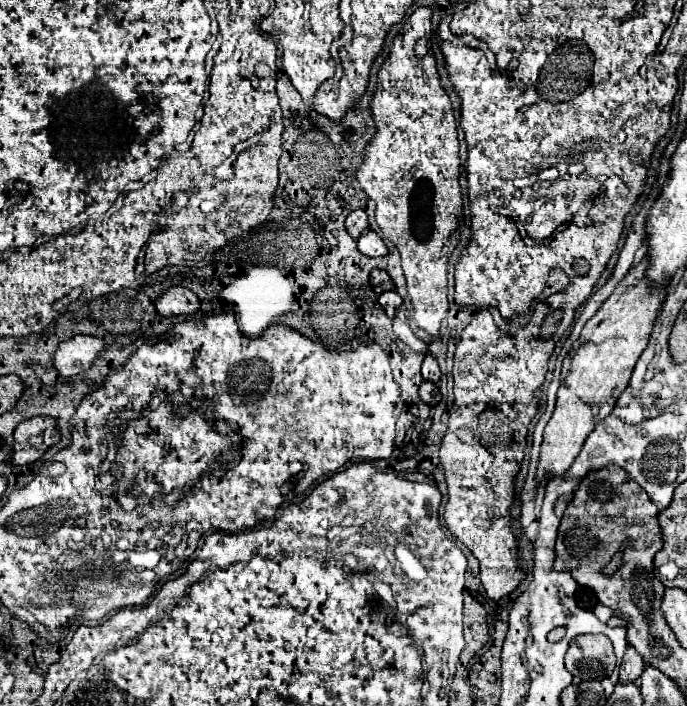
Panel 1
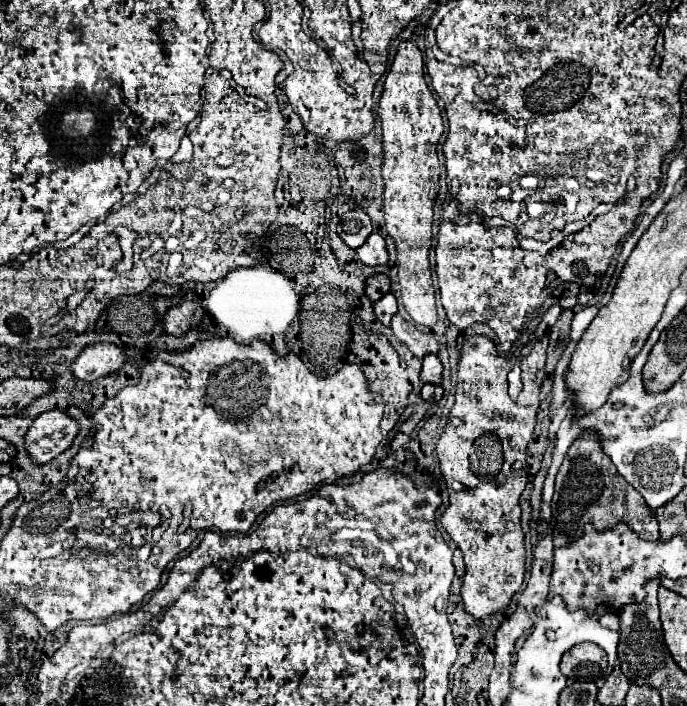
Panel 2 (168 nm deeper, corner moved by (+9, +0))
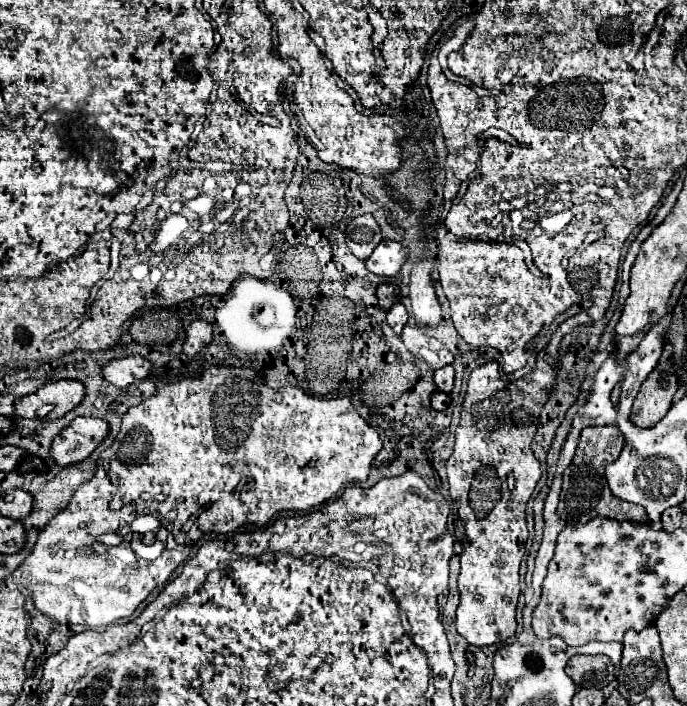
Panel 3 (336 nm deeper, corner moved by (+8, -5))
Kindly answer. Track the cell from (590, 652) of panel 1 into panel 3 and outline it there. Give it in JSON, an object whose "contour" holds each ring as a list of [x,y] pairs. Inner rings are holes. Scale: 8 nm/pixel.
{"contour":[[[574,655],[566,665],[568,677],[578,687],[606,687],[614,679],[614,663],[602,655]]]}

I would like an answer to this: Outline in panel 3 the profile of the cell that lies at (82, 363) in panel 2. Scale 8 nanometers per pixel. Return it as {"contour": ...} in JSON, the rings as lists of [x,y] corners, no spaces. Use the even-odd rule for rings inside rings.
{"contour":[[[140,355],[114,359],[104,365],[104,379],[116,387],[128,387],[136,381],[148,379],[150,375],[152,375],[152,363]]]}

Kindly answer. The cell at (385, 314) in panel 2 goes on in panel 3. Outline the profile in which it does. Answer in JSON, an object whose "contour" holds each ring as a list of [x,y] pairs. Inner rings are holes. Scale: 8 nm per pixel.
{"contour":[[[396,303],[396,305],[388,311],[386,321],[388,321],[388,325],[394,329],[394,333],[400,335],[402,329],[404,329],[404,325],[408,323],[408,311],[406,311],[406,307],[404,307],[402,303]]]}

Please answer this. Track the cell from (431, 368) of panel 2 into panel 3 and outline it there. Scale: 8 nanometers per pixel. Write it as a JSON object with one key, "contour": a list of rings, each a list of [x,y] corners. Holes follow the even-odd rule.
{"contour":[[[448,365],[444,369],[438,369],[436,375],[434,375],[434,381],[438,385],[438,391],[450,393],[454,389],[454,367]]]}

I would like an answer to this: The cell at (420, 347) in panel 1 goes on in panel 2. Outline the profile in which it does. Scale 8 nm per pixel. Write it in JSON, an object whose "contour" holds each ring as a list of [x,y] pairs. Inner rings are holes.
{"contour":[[[399,312],[391,320],[391,330],[417,358],[423,358],[425,354],[437,354],[439,350],[439,344],[433,338],[433,334],[425,334],[417,330],[415,324],[407,322]]]}

